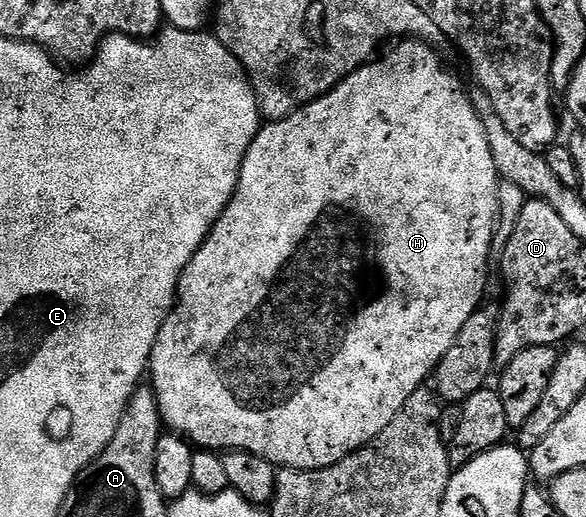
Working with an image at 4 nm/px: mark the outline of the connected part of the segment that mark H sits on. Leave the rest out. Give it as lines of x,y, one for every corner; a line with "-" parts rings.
407,41
402,45
403,51
391,51
387,59
375,57
369,65
356,68
354,74
346,77
339,83
337,89
332,89
326,95
315,100
313,105
300,107
294,115
286,115
282,121
271,121
265,129
260,130
258,136
251,142
250,152
243,158
241,178
235,186
235,194
232,203
226,211
219,214
218,224
211,229
209,241
204,243
203,250
195,254
194,259
189,261
187,270
179,278
179,290
177,292
177,313
172,314
168,322
163,324
163,331
157,337
153,352
153,371
155,367
155,383
153,390
157,401
161,404
163,422
172,432
186,437
192,444
201,445
204,451
226,453
229,451
250,451
251,454
268,459
276,468
302,467
314,469
316,467
328,467
337,465
339,459
349,457
357,449
361,449
364,443
368,443
372,435
381,433
393,421
396,411
403,408
403,403
409,401
411,394
420,390
423,383
428,382
429,373
434,372
436,366
443,360
443,355
449,353
451,341
457,337
457,333
464,327
468,315
477,309
475,299
483,295
483,259
491,255
491,243
493,247
493,220
499,214
499,176
498,162
493,161
493,143
483,139
483,119
475,115
471,107
467,107
467,95
459,91
459,79
451,75
447,67
439,59
435,59
434,50
429,49
428,44
422,41

